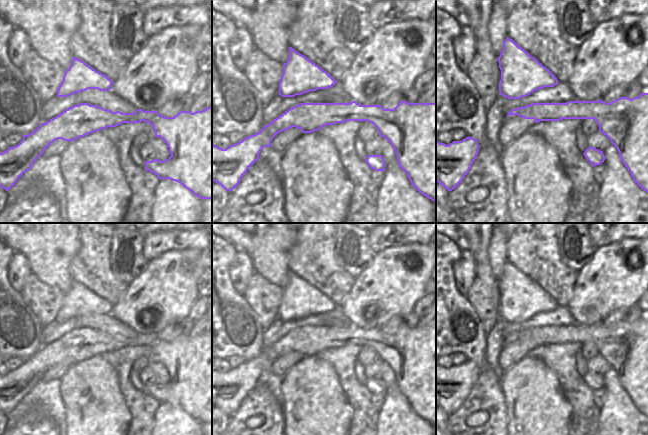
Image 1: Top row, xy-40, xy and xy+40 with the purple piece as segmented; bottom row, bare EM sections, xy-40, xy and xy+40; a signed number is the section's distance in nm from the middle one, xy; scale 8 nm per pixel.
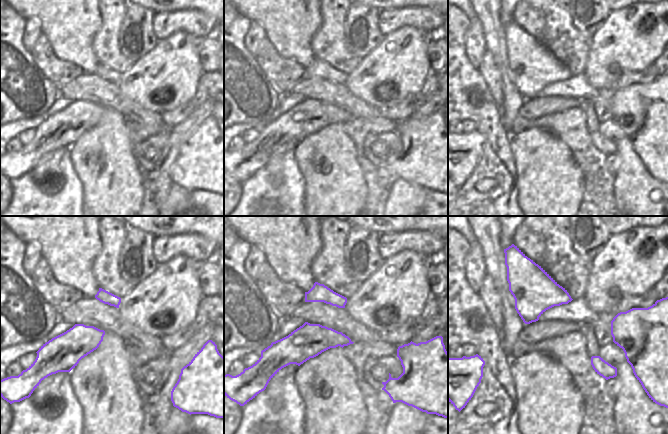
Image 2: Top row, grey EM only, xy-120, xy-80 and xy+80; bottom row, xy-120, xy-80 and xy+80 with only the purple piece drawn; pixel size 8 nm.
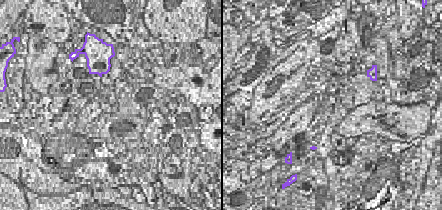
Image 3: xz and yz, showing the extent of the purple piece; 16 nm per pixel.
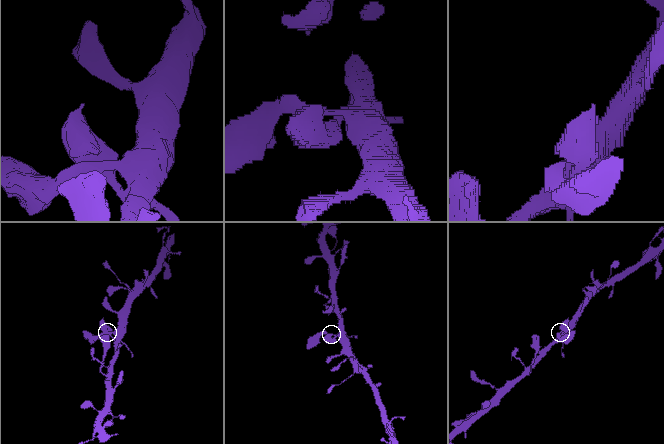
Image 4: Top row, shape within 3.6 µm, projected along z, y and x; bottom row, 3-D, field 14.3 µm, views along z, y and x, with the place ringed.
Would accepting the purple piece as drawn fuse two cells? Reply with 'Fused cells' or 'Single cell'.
Single cell

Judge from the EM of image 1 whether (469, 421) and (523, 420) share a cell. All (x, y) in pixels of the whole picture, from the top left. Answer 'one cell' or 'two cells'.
two cells

